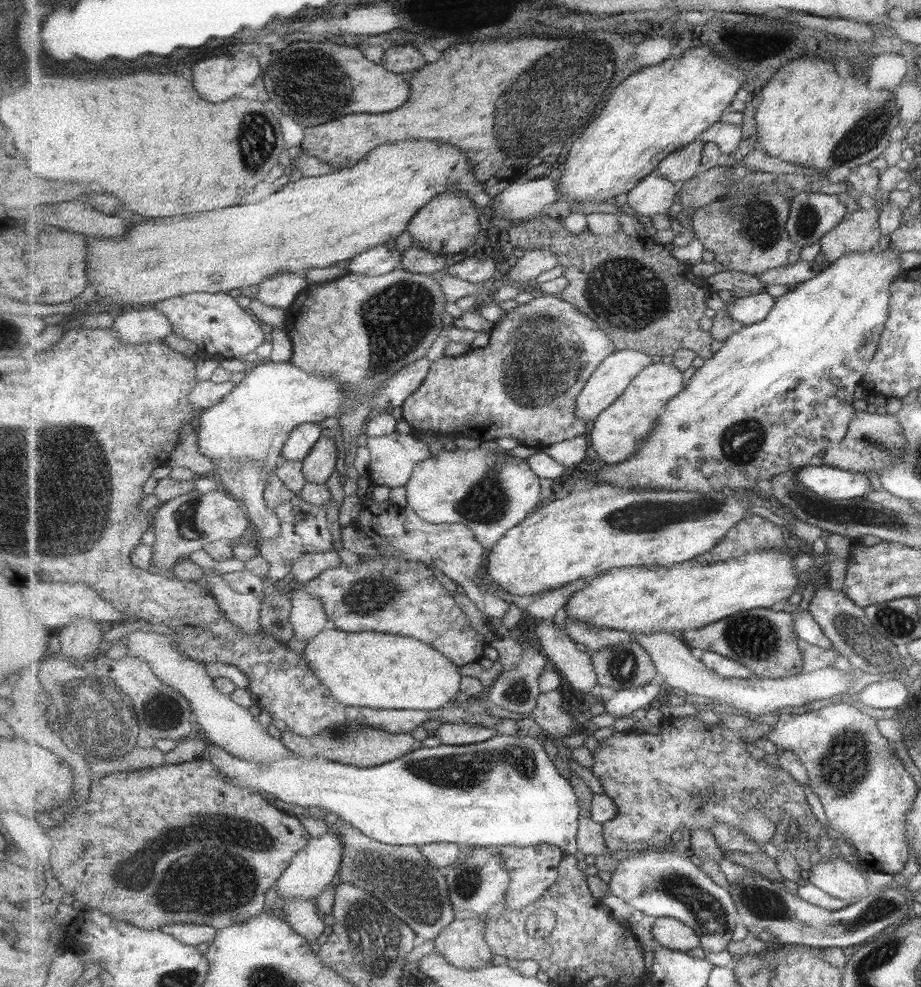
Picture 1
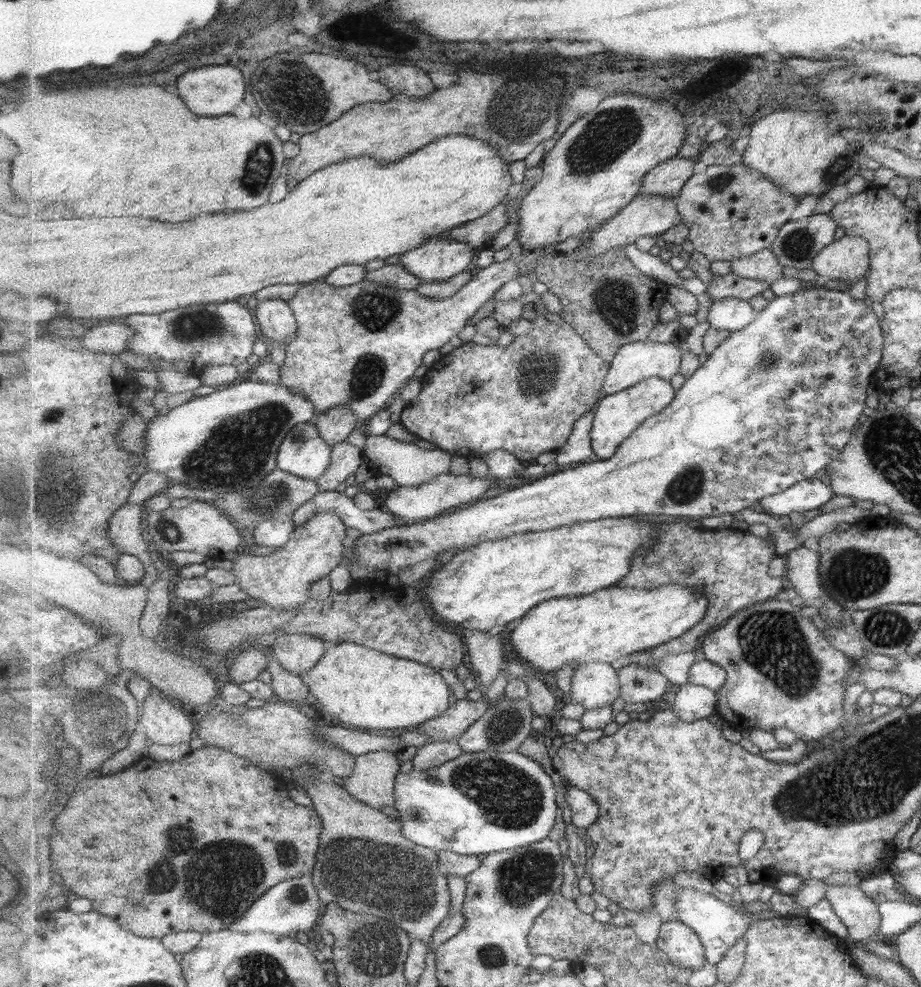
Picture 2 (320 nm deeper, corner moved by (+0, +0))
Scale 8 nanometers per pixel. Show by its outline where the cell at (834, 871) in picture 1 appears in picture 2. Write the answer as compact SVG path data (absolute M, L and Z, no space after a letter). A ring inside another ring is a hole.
M851 885L829 887L826 899L831 901L832 911L847 929L845 943L873 938L882 920L874 900Z

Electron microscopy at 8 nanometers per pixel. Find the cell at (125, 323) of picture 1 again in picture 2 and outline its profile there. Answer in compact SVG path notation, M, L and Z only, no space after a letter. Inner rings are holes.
M111 324L90 329L82 338L85 348L95 353L116 354L128 350L130 339L135 336L129 324Z

